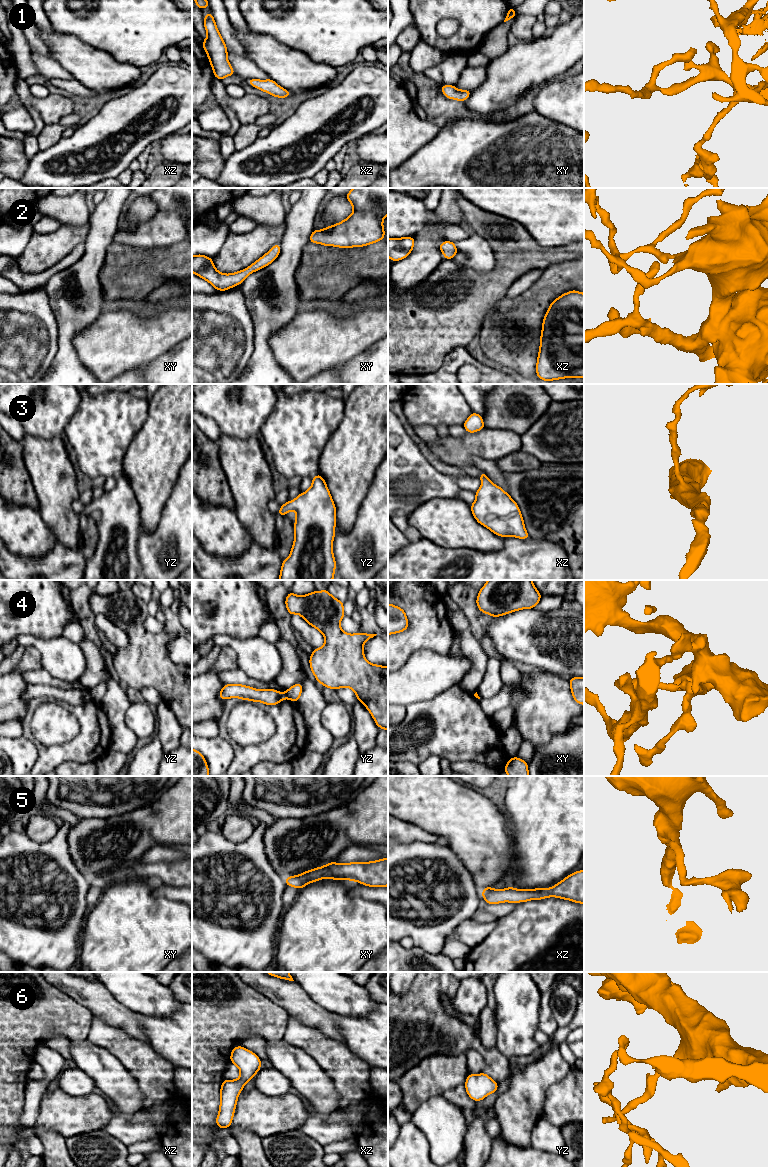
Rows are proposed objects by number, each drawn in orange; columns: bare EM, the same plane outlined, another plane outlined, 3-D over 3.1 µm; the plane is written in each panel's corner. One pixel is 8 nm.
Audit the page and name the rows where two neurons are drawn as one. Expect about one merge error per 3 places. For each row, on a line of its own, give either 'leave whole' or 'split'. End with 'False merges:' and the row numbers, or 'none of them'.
1: leave whole
2: leave whole
3: leave whole
4: split
5: leave whole
6: leave whole
False merges: 4

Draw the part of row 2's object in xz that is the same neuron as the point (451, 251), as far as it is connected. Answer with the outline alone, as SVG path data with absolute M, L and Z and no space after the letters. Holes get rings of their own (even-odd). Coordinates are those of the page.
M444 241L439 244L438 247L442 251L444 258L447 260L452 259L458 253L455 242Z

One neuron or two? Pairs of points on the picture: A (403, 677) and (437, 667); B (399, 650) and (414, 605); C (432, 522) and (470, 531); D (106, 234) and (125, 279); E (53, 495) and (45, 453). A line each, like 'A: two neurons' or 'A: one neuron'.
A: one neuron
B: one neuron
C: one neuron
D: two neurons
E: one neuron

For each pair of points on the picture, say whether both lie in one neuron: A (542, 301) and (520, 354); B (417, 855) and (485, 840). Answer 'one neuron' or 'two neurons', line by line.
A: one neuron
B: two neurons

